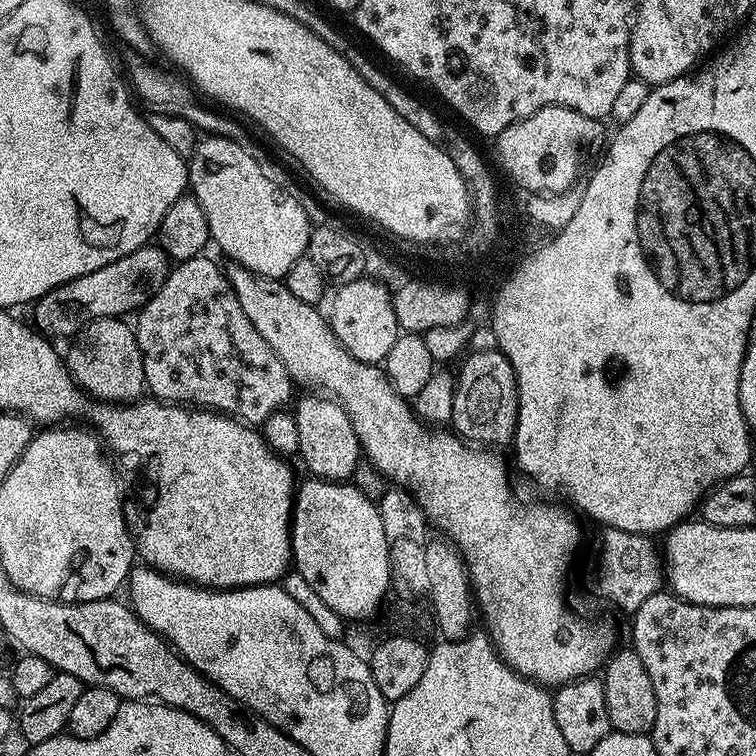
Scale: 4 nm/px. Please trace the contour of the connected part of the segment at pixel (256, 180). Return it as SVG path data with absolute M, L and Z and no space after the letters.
M225 136L197 139L196 149L186 160L188 188L206 214L211 243L217 244L231 263L280 280L307 253L314 225L303 210L301 197L291 196L287 187L267 177L263 163L246 149Z

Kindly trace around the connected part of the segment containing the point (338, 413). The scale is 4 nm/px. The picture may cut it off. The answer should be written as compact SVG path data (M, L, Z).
M304 394L300 401L295 401L294 415L296 417L296 425L298 426L298 453L299 459L304 459L304 464L309 468L311 475L317 480L338 480L348 482L353 479L352 475L356 472L360 460L362 464L362 453L360 451L360 443L354 434L354 426L350 422L350 418L346 414L346 410L341 404L336 403L331 398L325 398L320 394Z

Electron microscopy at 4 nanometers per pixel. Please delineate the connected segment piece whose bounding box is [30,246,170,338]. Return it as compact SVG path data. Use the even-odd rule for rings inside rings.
M159 246L139 248L106 266L102 266L98 270L94 270L90 274L82 274L78 278L74 278L70 282L47 292L46 295L40 297L31 305L30 311L32 311L33 320L31 320L31 323L49 338L57 338L56 336L75 337L85 325L93 320L110 319L112 317L124 318L128 316L127 312L133 311L132 313L135 313L143 308L149 298L158 294L162 282L166 282L169 271L170 258L164 253L163 248Z

